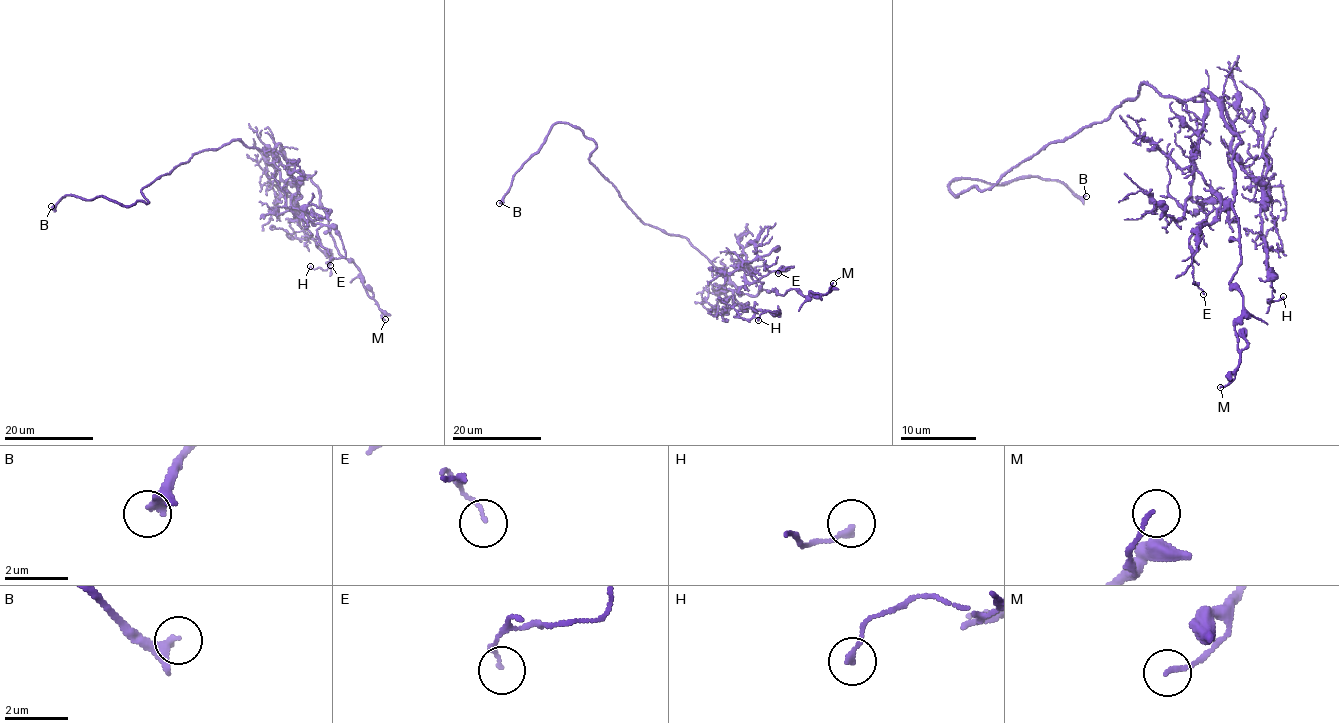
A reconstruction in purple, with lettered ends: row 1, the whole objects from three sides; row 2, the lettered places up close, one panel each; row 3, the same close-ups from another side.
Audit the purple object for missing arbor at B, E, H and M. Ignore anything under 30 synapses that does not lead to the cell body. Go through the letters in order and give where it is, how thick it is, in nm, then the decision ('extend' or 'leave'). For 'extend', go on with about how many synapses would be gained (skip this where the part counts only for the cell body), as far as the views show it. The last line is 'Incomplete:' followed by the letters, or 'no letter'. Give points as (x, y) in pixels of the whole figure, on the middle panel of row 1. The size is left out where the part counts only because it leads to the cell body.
B: (499, 203) | 280 nm | extend
E: (778, 273) | 120 nm | leave
H: (758, 320) | 170 nm | leave
M: (833, 283) | 120 nm | leave
Incomplete: B

